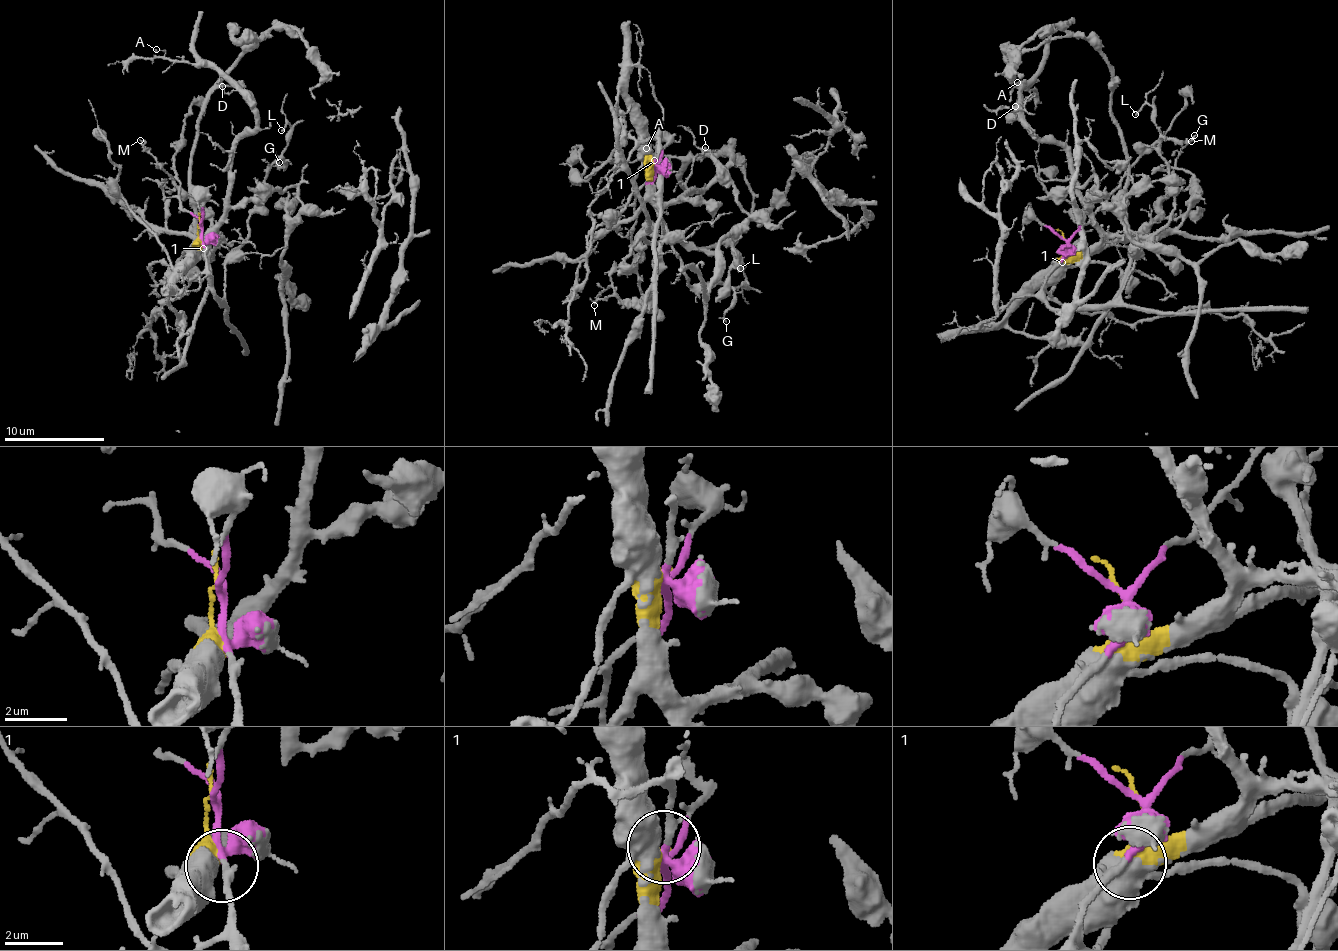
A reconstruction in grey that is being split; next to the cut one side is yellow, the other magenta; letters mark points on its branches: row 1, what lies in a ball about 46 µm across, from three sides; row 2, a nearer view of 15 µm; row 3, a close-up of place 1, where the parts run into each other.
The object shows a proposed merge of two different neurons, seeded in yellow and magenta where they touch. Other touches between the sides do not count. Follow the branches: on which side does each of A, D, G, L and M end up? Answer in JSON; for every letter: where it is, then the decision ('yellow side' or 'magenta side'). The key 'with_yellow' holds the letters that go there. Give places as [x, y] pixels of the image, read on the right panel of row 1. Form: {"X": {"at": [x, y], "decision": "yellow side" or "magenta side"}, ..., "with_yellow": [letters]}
{"A": {"at": [1017, 82], "decision": "yellow side"}, "D": {"at": [1015, 106], "decision": "yellow side"}, "G": {"at": [1194, 135], "decision": "magenta side"}, "L": {"at": [1135, 114], "decision": "magenta side"}, "M": {"at": [1191, 141], "decision": "yellow side"}, "with_yellow": ["A", "D", "M"]}

